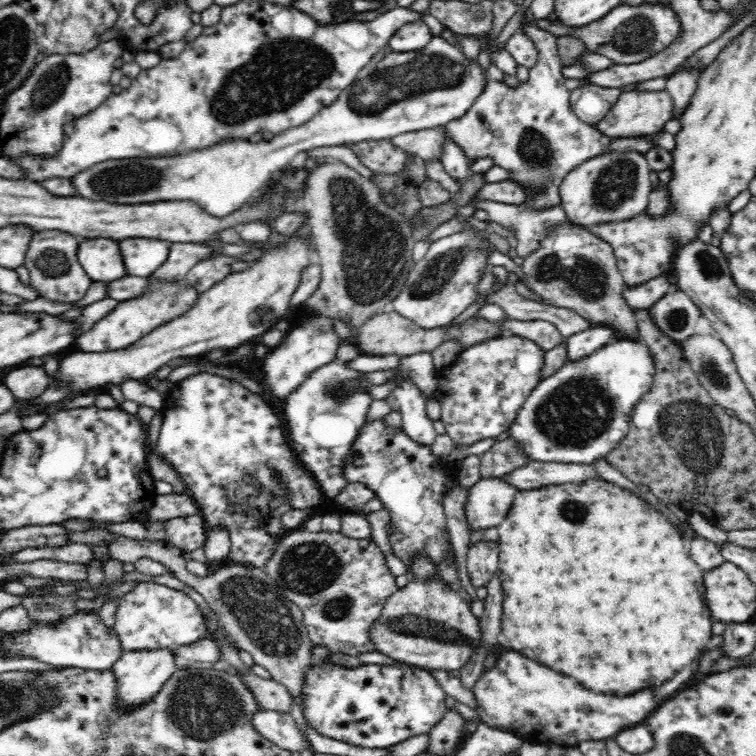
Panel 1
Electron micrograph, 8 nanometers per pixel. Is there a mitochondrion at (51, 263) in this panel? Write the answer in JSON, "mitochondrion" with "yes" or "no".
{"mitochondrion":"yes"}

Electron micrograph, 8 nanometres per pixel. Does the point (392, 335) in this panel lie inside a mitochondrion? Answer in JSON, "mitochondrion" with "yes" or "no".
{"mitochondrion":"no"}

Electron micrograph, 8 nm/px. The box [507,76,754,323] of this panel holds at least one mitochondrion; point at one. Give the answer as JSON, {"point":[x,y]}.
{"point":[582,274]}

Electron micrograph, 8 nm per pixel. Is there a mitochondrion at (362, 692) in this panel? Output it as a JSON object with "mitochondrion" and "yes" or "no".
{"mitochondrion":"no"}

